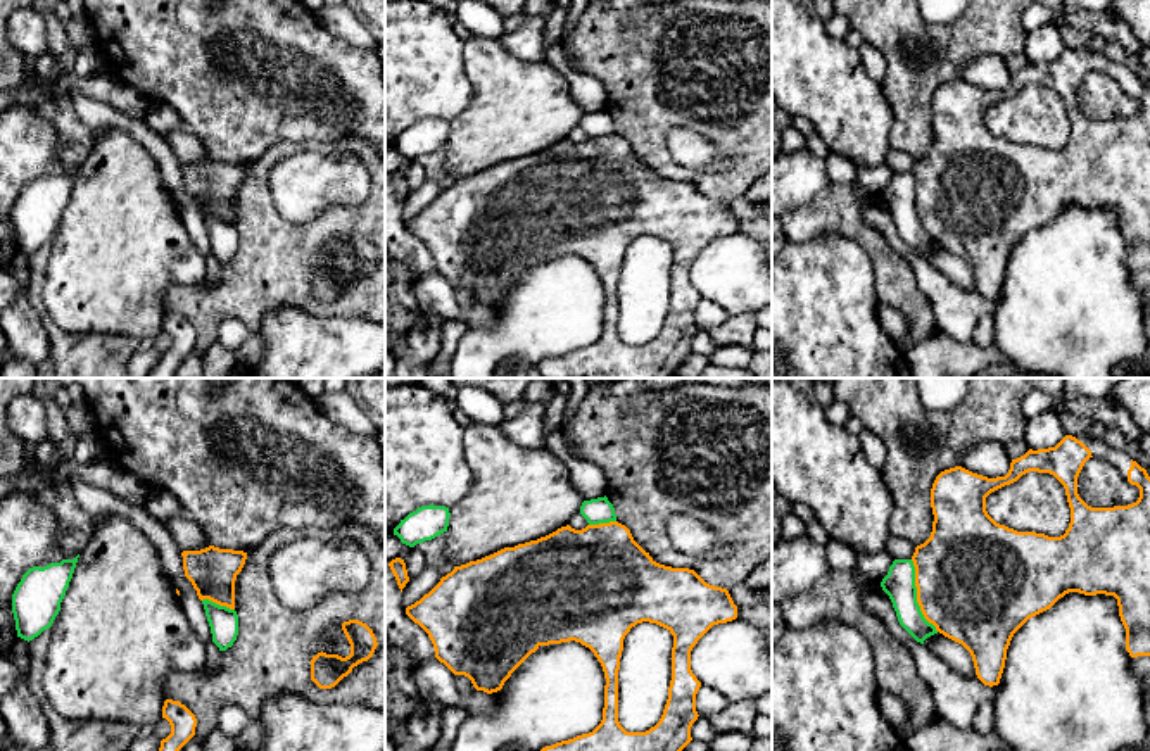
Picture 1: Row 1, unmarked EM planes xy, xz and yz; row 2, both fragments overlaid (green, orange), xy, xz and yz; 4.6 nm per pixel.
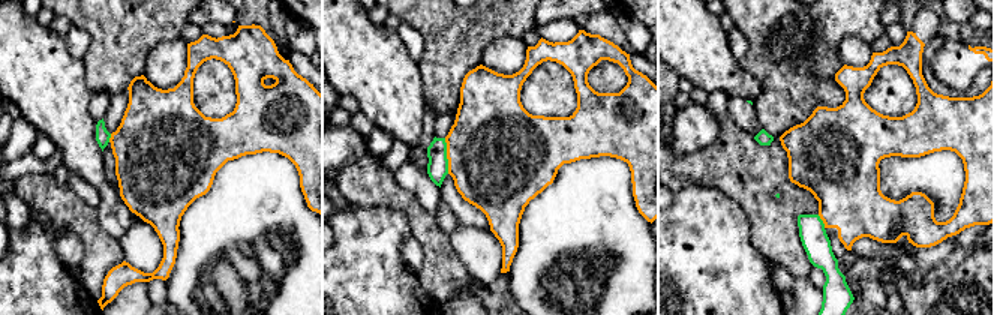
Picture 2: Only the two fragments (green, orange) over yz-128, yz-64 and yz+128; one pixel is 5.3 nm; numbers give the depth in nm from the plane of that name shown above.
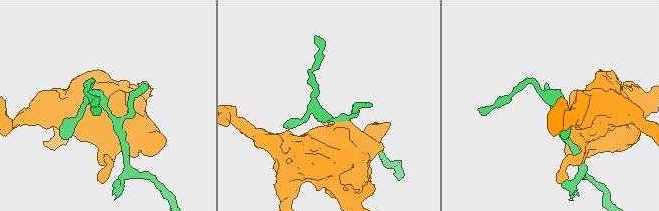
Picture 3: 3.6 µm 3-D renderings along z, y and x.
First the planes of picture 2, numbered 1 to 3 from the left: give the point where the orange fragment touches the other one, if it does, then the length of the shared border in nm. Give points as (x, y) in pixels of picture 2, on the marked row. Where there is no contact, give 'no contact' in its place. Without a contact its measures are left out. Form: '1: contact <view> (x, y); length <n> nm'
1: contact yz-128 (110, 137); length 50 nm
2: contact yz-64 (446, 156); length 190 nm
3: contact yz+128 (822, 221); length 80 nm

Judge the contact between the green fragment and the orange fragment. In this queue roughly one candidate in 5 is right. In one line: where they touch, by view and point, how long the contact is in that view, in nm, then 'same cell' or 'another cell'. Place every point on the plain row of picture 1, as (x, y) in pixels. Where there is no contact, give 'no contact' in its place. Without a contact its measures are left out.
contact yz (916, 209); length 360 nm; another cell

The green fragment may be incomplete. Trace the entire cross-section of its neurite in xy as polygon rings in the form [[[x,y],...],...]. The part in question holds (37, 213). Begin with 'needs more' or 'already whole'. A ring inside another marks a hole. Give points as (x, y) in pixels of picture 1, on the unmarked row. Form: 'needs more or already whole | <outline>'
already whole | [[[79,167],[43,181],[29,181],[12,207],[17,250],[33,254],[50,242],[73,192]]]

